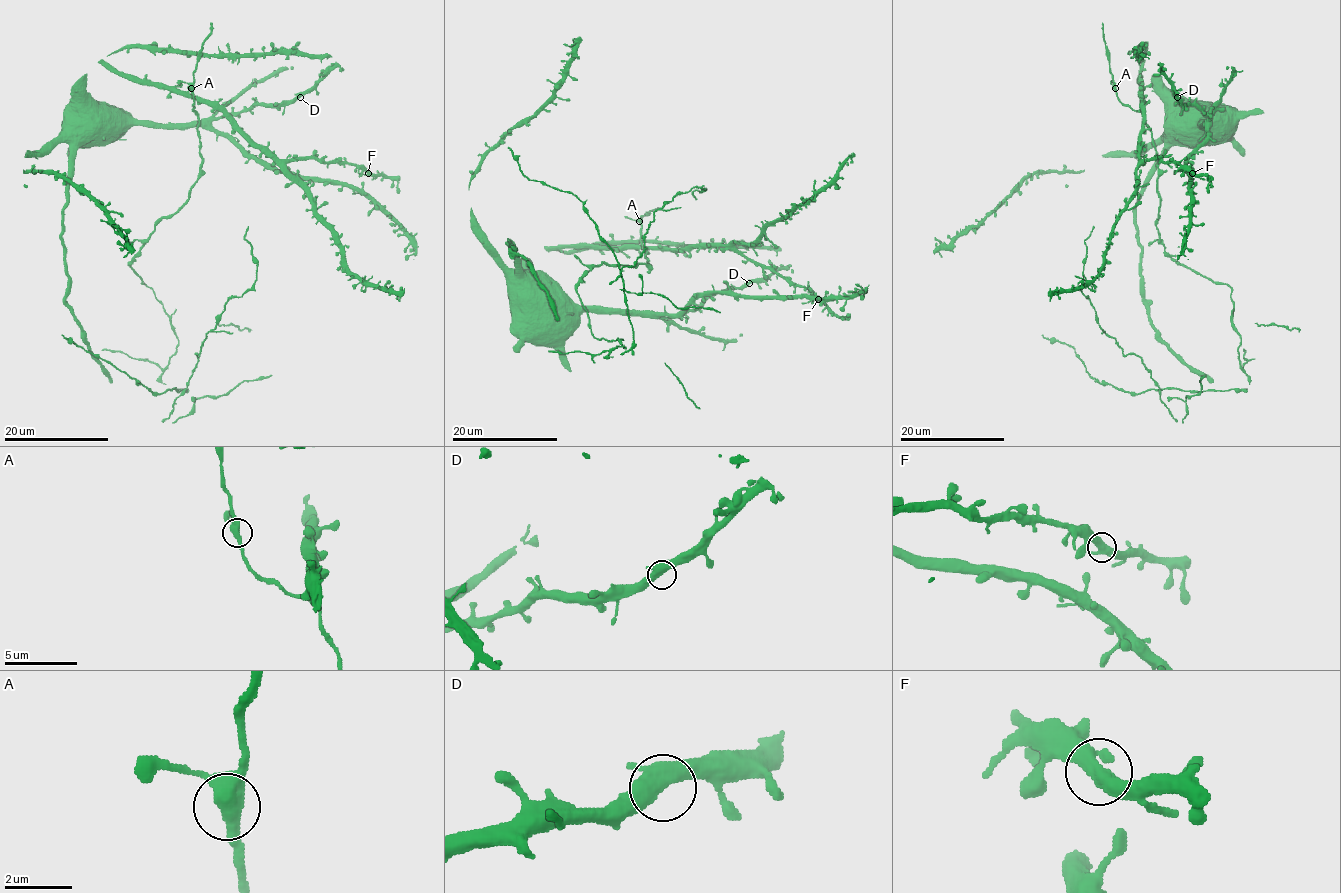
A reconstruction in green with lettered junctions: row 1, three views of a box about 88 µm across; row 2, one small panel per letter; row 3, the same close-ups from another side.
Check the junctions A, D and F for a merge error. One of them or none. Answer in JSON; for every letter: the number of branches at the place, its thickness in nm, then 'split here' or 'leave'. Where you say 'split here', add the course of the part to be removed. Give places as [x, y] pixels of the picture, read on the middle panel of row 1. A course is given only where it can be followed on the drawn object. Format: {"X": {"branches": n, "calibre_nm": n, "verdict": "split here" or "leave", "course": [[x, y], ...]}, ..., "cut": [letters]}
{"A": {"branches": 3, "calibre_nm": 400, "verdict": "leave"}, "D": {"branches": 3, "calibre_nm": 440, "verdict": "leave"}, "F": {"branches": 3, "calibre_nm": 400, "verdict": "leave"}, "cut": []}

